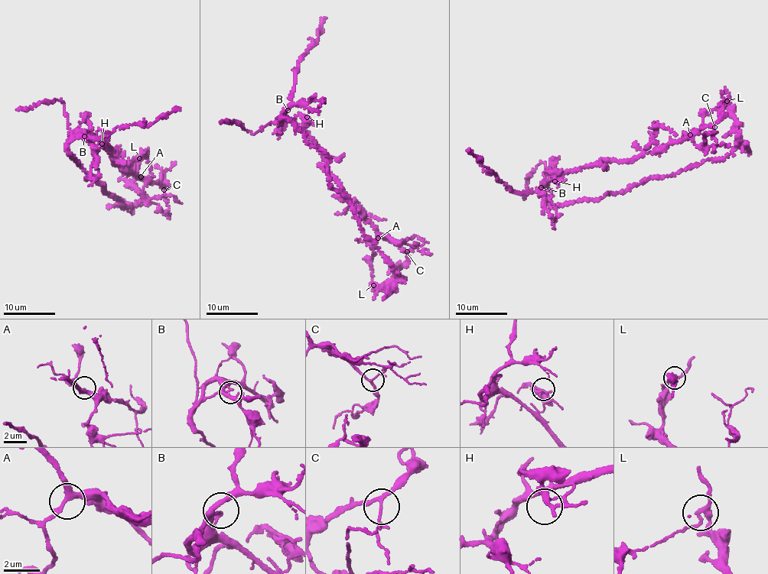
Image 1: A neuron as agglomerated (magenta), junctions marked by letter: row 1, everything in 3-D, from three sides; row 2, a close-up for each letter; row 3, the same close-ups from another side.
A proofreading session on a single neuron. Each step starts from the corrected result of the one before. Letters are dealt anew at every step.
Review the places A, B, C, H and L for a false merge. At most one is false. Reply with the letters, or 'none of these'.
none of these

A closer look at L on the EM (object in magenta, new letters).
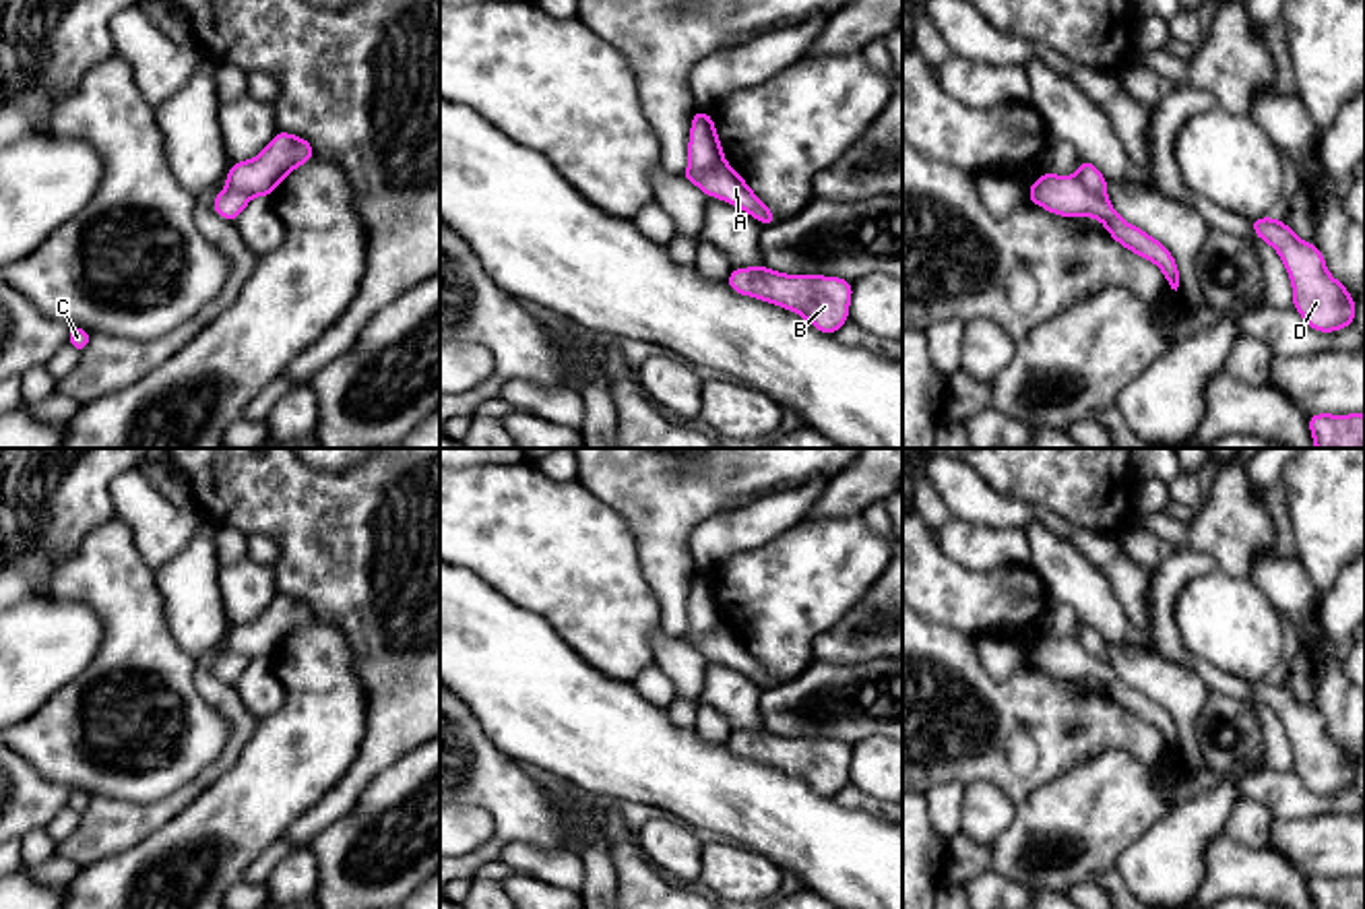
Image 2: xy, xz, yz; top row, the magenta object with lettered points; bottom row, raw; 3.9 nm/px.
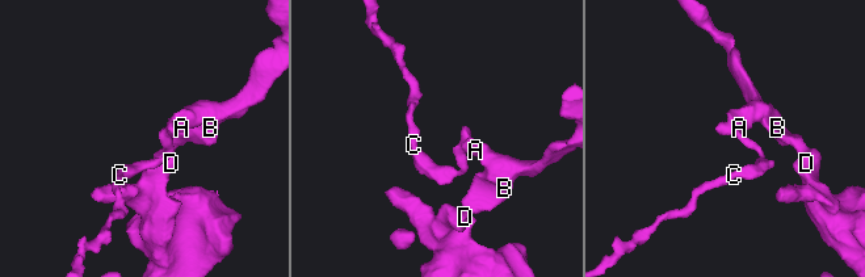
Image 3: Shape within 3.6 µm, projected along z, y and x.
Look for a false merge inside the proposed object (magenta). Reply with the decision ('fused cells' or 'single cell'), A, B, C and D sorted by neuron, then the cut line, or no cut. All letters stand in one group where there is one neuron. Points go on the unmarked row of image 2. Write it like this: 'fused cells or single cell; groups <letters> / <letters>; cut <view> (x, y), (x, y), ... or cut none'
single cell; groups A B C D; cut none

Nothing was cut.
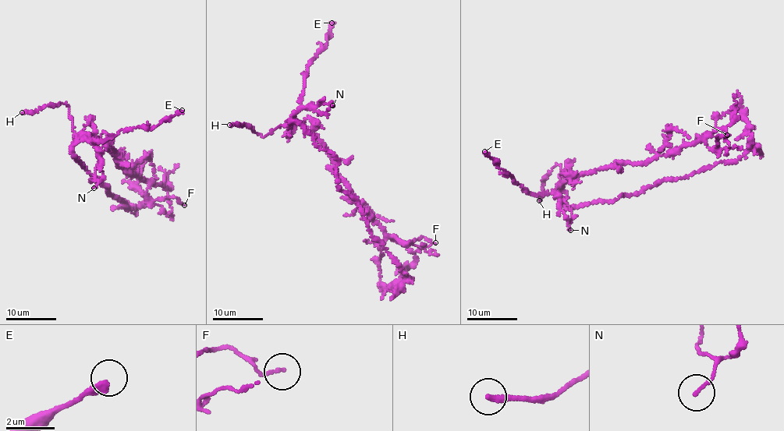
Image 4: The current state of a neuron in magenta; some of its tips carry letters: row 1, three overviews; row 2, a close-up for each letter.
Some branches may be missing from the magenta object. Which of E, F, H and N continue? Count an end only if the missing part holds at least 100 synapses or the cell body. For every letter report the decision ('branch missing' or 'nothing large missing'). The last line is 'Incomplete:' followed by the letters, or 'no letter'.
E: nothing large missing
F: nothing large missing
H: branch missing
N: nothing large missing
Incomplete: H

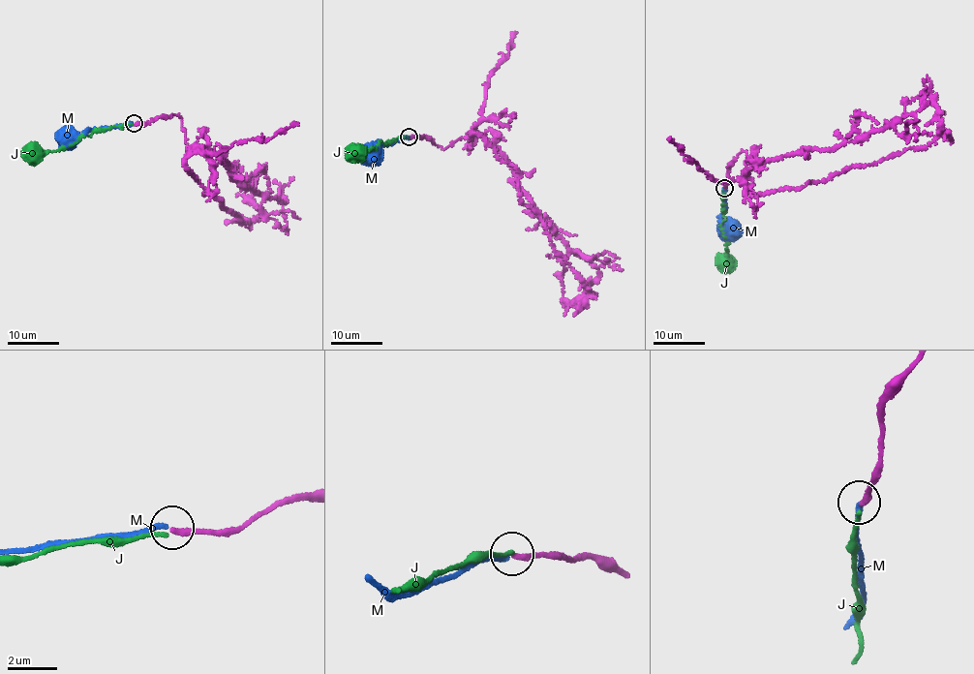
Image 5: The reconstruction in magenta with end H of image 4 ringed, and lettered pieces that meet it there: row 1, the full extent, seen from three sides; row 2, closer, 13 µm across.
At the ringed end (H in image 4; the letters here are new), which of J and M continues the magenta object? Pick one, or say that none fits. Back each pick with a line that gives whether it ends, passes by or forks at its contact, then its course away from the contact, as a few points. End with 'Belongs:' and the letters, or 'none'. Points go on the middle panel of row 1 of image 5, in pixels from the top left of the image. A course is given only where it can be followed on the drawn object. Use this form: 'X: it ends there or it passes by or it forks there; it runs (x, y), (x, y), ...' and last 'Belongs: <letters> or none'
Belongs: none

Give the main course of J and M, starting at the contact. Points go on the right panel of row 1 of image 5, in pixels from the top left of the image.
J: (723, 190), (723, 219), (720, 221), (728, 242), (722, 265)
M: (723, 188), (720, 223), (728, 222), (730, 229)

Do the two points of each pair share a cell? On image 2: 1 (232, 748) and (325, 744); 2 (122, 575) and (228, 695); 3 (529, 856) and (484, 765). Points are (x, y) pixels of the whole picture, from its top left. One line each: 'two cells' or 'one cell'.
1: two cells
2: two cells
3: two cells

